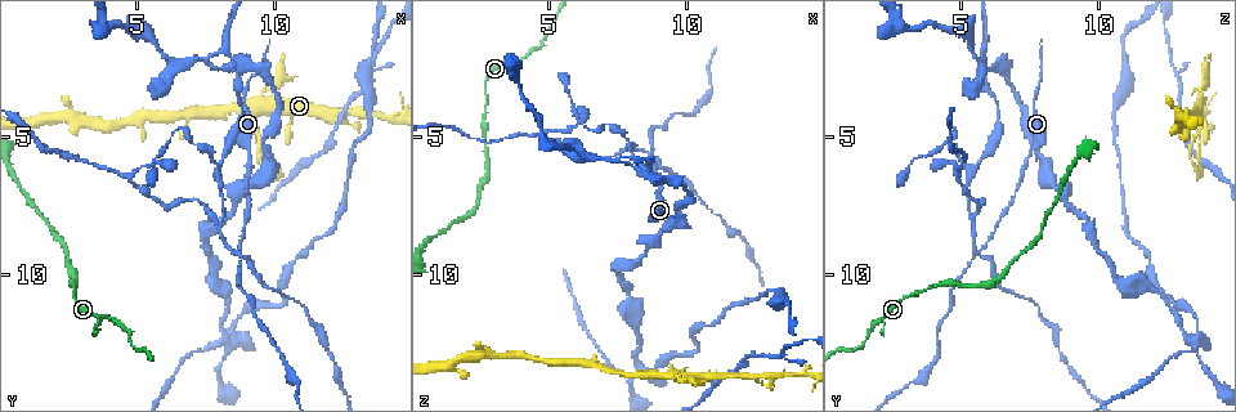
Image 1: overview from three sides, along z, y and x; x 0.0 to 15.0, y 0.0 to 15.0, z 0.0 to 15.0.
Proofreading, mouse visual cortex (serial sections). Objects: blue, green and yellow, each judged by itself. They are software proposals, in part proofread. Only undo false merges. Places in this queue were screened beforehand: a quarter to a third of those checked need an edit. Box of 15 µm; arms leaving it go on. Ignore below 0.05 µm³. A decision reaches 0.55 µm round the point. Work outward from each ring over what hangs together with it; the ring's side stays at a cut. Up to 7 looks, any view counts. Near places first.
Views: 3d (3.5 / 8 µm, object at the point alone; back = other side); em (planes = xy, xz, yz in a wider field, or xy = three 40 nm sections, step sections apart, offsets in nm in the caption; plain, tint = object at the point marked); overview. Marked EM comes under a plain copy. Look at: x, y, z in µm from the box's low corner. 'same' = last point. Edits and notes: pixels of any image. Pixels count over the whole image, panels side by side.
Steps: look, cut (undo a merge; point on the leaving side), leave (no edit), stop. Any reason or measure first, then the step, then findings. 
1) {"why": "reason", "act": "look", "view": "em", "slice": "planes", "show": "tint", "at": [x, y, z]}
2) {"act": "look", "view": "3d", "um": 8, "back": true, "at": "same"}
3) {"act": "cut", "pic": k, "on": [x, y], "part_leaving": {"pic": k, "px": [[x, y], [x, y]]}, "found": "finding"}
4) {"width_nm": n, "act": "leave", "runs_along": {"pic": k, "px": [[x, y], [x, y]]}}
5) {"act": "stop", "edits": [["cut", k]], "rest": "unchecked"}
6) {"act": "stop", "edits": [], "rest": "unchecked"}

{"why": "four-way junction", "act": "look", "view": "3d", "um": 3.5, "at": [8.7, 9.1, 5.6]}

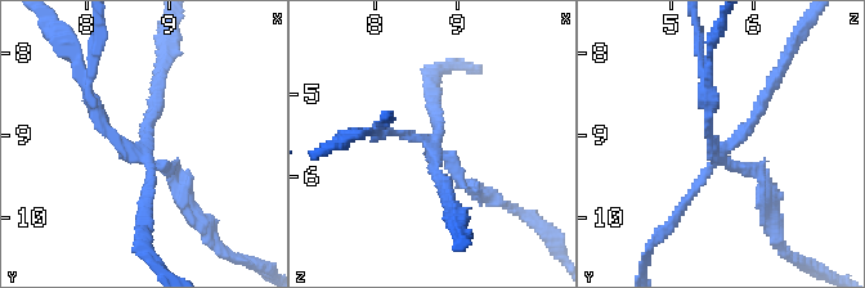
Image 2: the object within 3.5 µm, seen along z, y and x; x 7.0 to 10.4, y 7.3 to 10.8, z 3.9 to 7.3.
{"arms": 4, "arm_widths_nm": [150, 150, 150, 150], "act": "look", "view": "em", "slice": "planes", "show": "tint", "at": [8.70, 9.15, 5.70]}

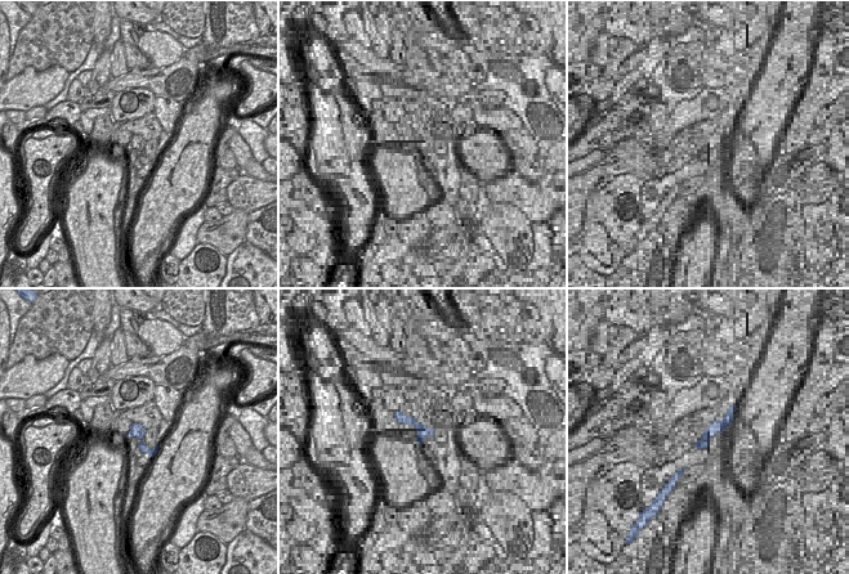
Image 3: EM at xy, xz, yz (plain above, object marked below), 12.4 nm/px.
{"act": "cut", "pic": 2, "on": [762, 178], "part_leaving": {"pic": 2, "px": [[725, 147], [716, 151], [709, 131], [702, 61]]}, "found": "two cells meet here"}

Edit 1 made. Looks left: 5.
{"act": "look", "view": "3d", "um": 8, "at": [9.3, 3.8, 13.7]}

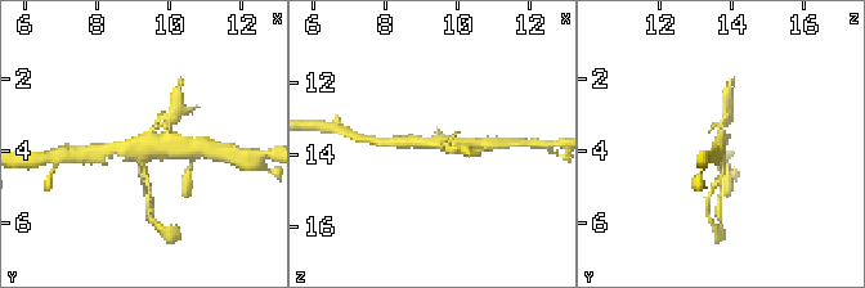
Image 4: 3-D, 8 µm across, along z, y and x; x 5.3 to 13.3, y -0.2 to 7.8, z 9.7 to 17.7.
{"act": "look", "view": "3d", "um": 3.5, "at": [9.3, 3.9, 13.6]}

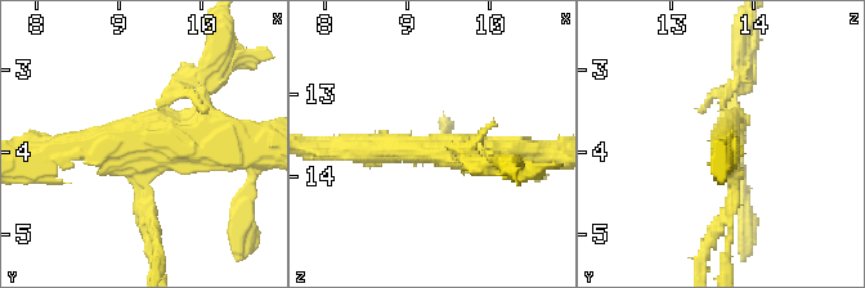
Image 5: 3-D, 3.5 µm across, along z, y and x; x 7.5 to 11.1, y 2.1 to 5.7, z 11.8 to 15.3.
{"act": "leave", "runs_along": {"pic": 5, "px": [[242, 140], [103, 140], [59, 148]]}, "found": "continuous, no second cell"}

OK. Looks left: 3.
{"act": "look", "view": "em", "slice": "xy", "step": 2, "show": "tint", "at": [12.0, 4.0, 13.6]}

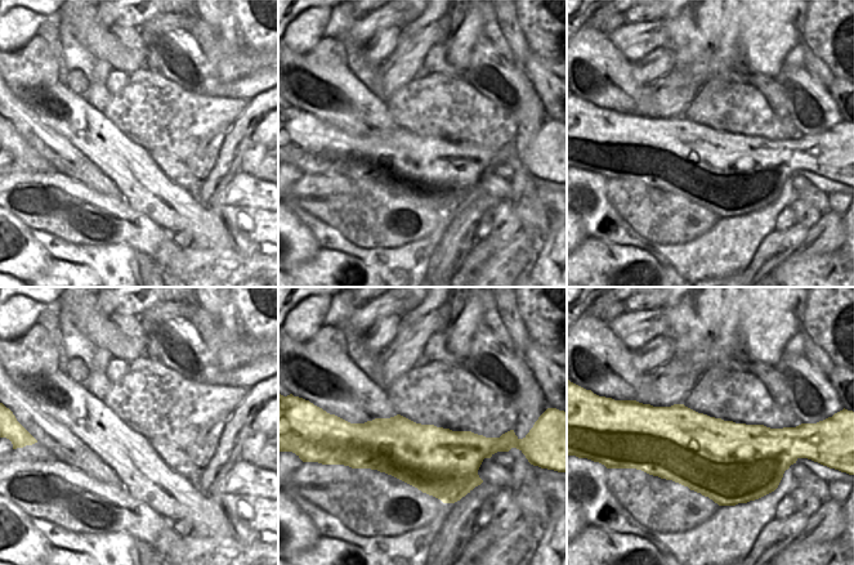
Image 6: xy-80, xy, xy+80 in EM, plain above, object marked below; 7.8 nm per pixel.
{"why": "see where the arms go", "act": "look", "view": "3d", "um": 3.5, "at": "same"}

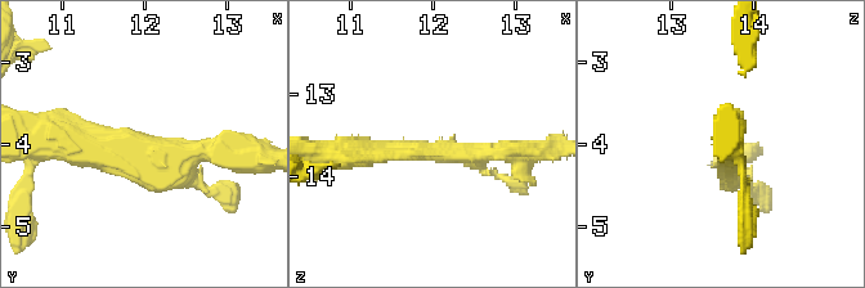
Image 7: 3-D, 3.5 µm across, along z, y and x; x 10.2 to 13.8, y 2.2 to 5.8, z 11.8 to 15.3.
{"width_nm": 500, "act": "leave", "runs_along": {"pic": 7, "px": [[54, 133], [98, 152], [233, 156]]}, "found": "all the same cell"}

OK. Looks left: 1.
{"act": "stop", "edits": [["cut", 2]], "rest": "unchecked"}

